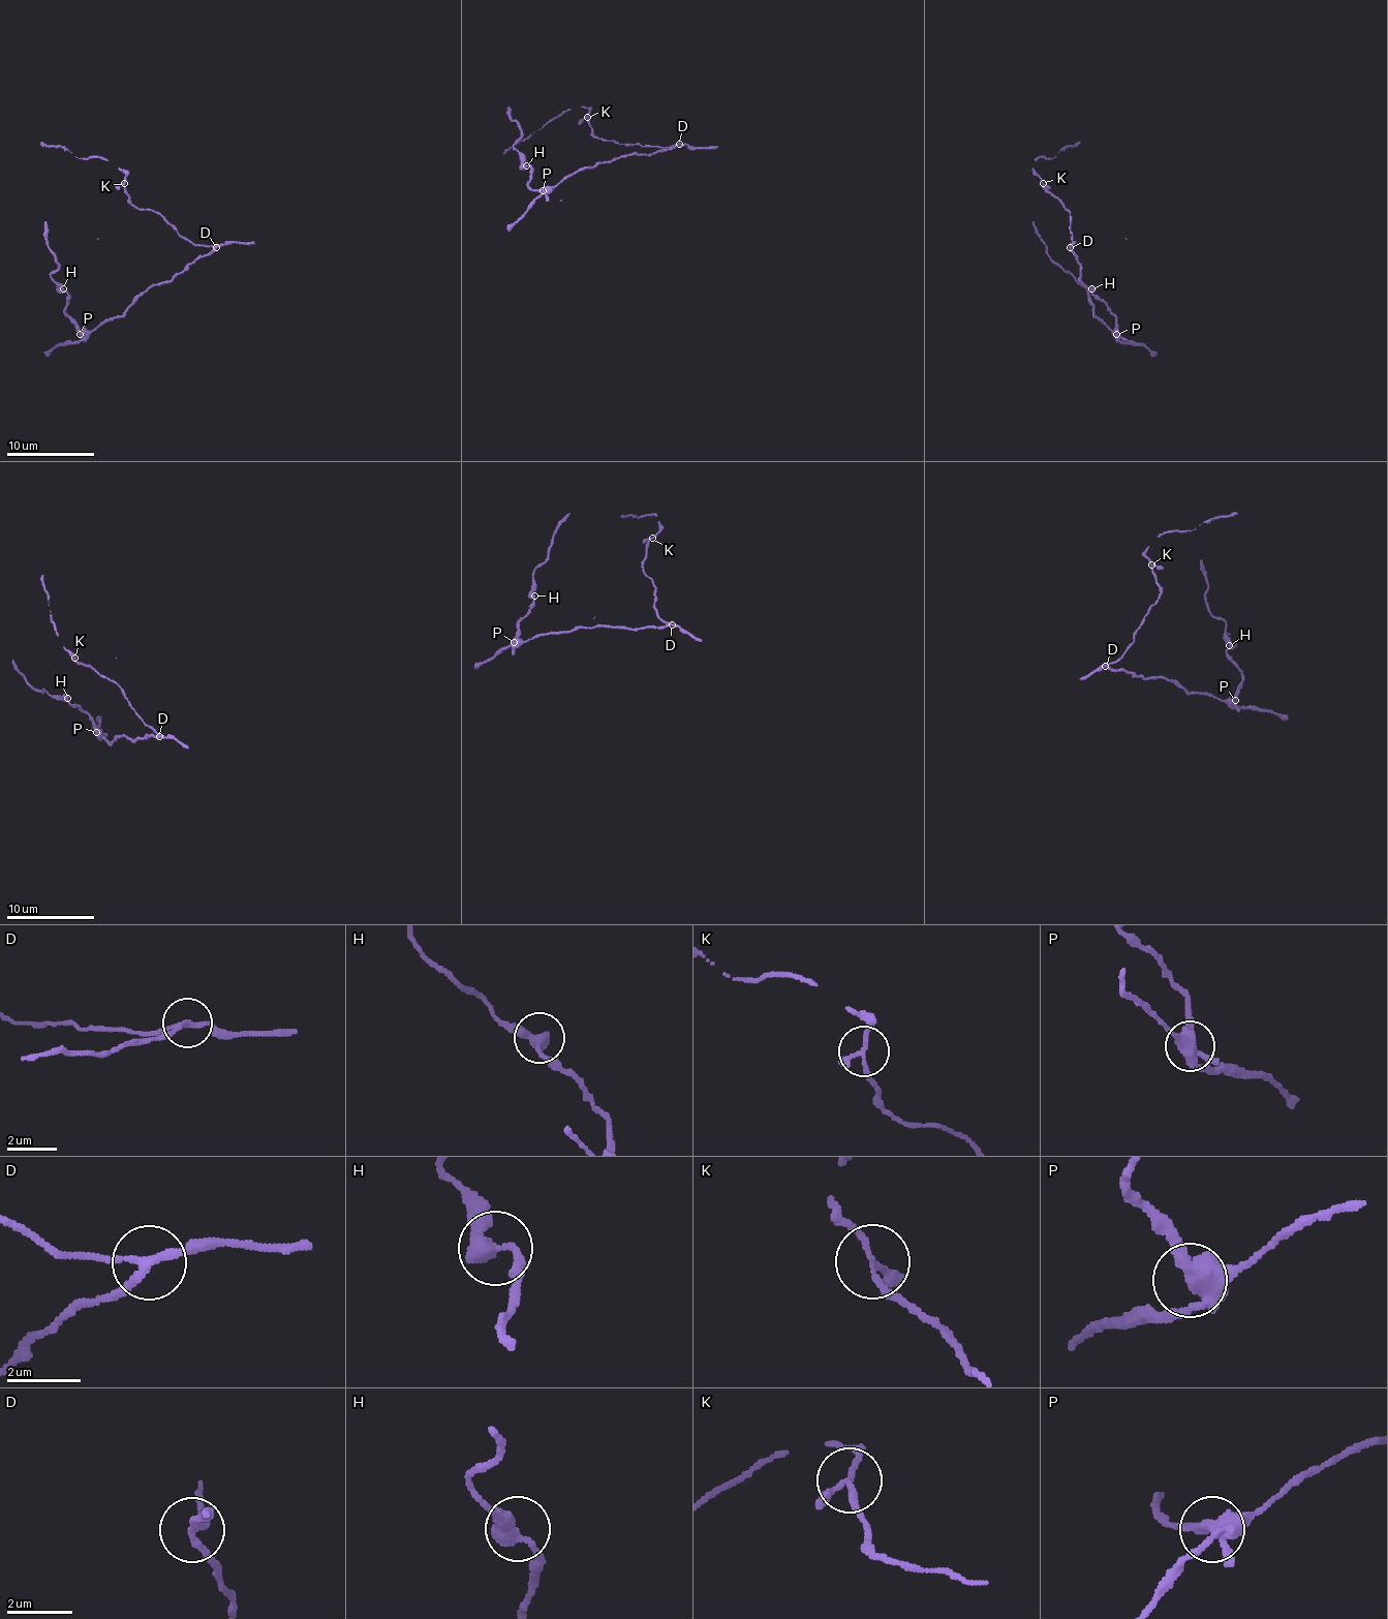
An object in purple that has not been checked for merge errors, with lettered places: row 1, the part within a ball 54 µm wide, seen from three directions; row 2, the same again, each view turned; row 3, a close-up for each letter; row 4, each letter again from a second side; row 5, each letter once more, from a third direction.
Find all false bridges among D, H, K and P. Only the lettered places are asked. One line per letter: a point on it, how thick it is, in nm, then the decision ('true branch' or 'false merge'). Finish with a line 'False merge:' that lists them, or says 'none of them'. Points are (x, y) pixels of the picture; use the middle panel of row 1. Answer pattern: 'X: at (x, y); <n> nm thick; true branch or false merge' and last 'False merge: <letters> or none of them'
D: at (679, 144); 190 nm thick; false merge
H: at (526, 165); 400 nm thick; true branch
K: at (587, 117); 140 nm thick; true branch
P: at (543, 190); 420 nm thick; false merge
False merge: D, P

